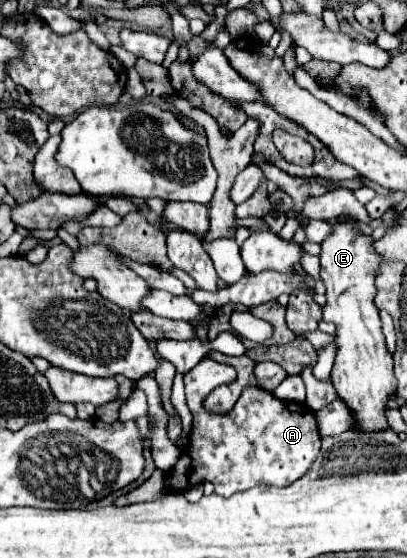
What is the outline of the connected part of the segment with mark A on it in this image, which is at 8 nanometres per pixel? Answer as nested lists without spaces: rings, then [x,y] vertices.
[[[205,357],[183,379],[187,405],[193,413],[193,429],[181,459],[175,469],[167,473],[167,489],[185,491],[197,483],[211,481],[217,495],[231,497],[237,491],[257,485],[287,487],[309,471],[311,461],[319,455],[321,435],[317,431],[315,413],[305,403],[285,401],[261,387],[249,385],[241,391],[241,397],[229,413],[211,415],[201,405],[207,397],[207,389],[233,383],[235,369]]]

